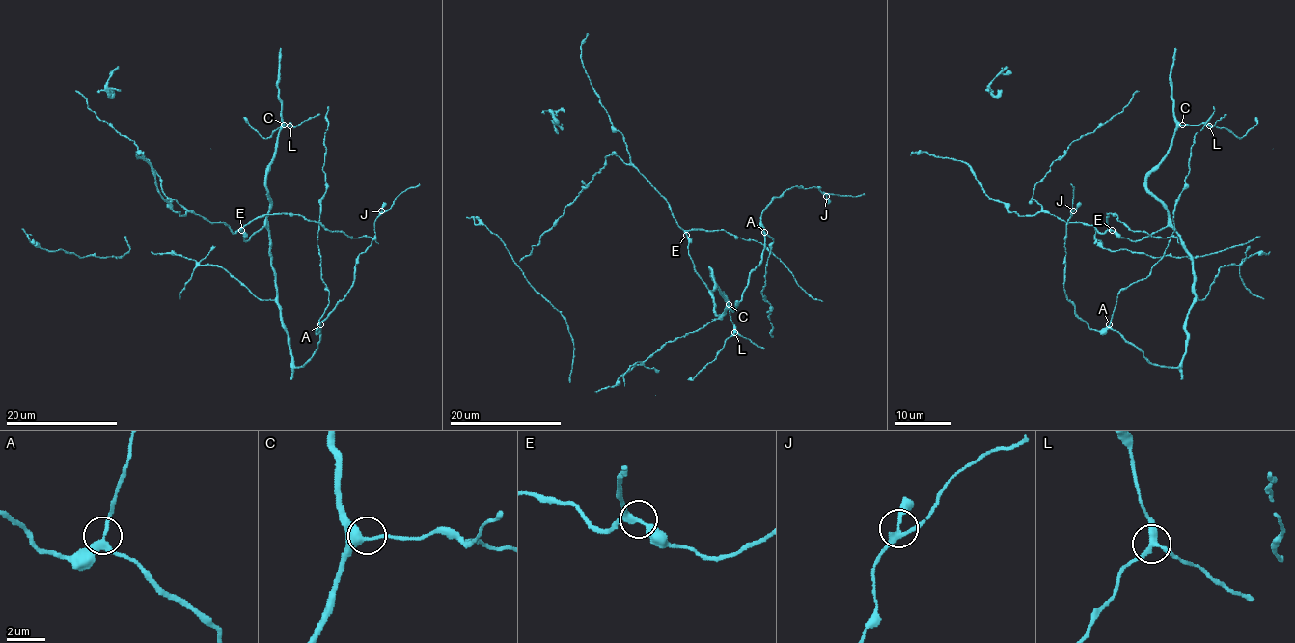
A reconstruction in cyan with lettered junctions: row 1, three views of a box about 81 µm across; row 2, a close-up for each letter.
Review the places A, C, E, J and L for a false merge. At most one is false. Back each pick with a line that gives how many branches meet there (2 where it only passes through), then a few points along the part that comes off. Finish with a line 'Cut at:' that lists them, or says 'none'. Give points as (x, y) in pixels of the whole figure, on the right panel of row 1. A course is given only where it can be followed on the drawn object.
Cut at: none

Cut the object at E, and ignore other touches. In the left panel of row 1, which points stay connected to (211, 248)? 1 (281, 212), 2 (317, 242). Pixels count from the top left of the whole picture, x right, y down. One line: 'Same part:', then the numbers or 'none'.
Same part: 2

